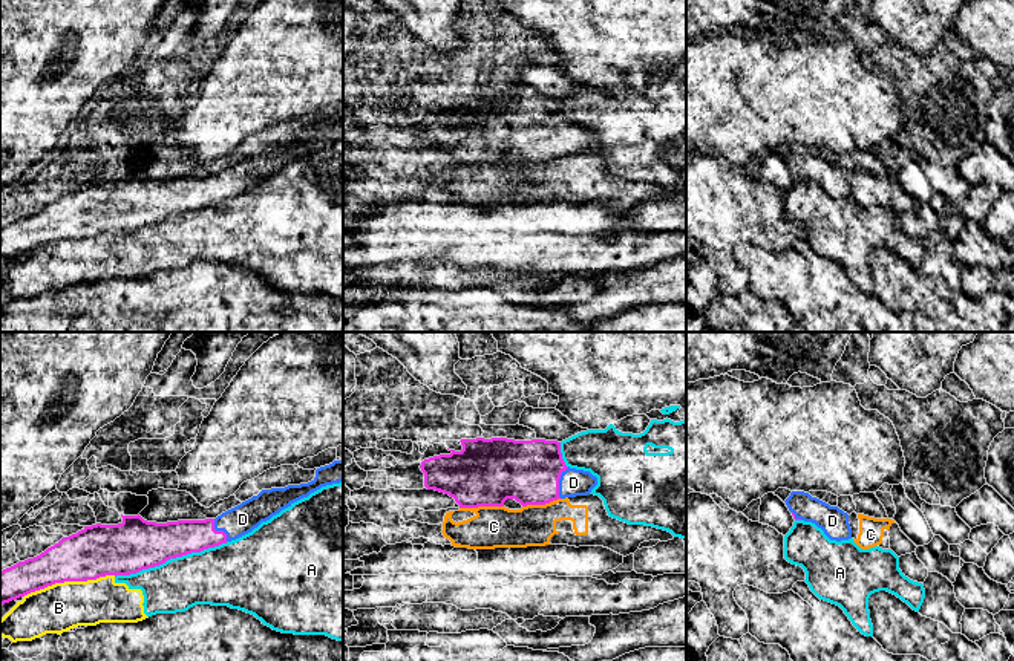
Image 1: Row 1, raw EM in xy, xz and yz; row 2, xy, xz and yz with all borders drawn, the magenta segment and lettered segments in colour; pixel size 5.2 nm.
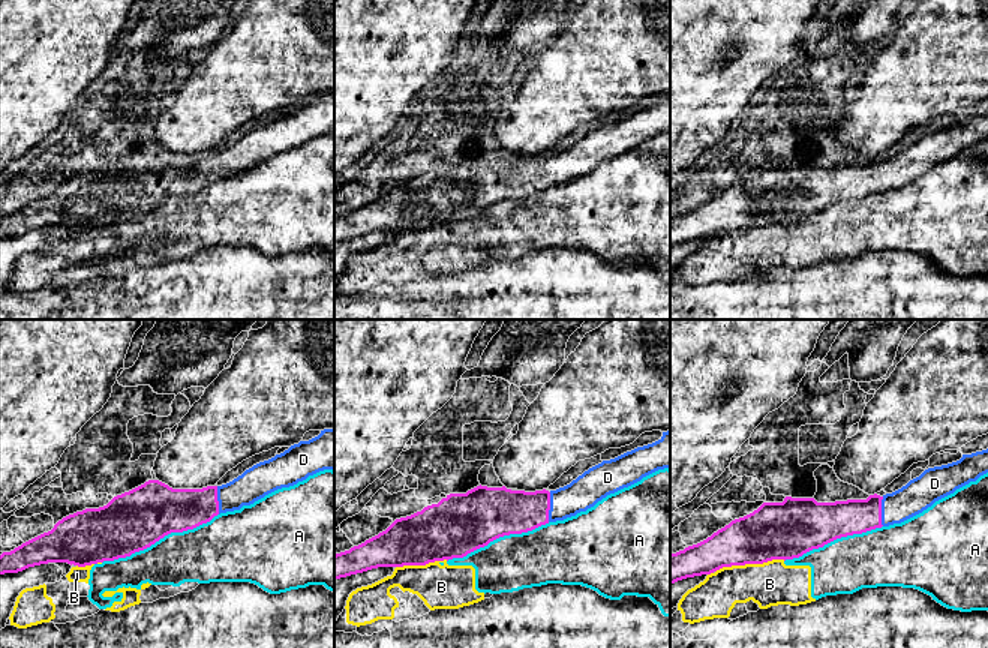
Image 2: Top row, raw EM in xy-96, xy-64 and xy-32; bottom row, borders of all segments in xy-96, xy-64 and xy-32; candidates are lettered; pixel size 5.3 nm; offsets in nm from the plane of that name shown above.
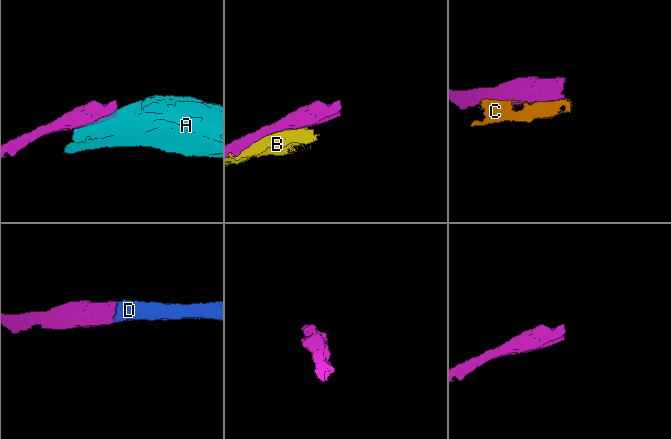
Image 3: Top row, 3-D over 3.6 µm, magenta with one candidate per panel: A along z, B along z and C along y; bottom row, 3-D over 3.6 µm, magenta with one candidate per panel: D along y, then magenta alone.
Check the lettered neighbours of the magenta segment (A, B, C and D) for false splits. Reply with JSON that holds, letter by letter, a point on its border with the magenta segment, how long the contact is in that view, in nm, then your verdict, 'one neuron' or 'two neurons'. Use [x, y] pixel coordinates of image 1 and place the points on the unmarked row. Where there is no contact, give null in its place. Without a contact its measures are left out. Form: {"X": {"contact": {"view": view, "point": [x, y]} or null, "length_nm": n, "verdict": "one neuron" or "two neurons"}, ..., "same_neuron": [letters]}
{"A": {"contact": {"view": "xy", "point": [170, 214]}, "length_nm": 600, "verdict": "two neurons"}, "B": {"contact": {"view": "xy", "point": [69, 237]}, "length_nm": 500, "verdict": "two neurons"}, "C": {"contact": {"view": "xz", "point": [481, 162]}, "length_nm": 240, "verdict": "two neurons"}, "D": {"contact": {"view": "xz", "point": [558, 140]}, "length_nm": 180, "verdict": "one neuron"}, "same_neuron": ["D"]}

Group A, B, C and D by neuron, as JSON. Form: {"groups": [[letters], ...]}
{"groups": [["A", "B"], ["C"], ["D"]]}

